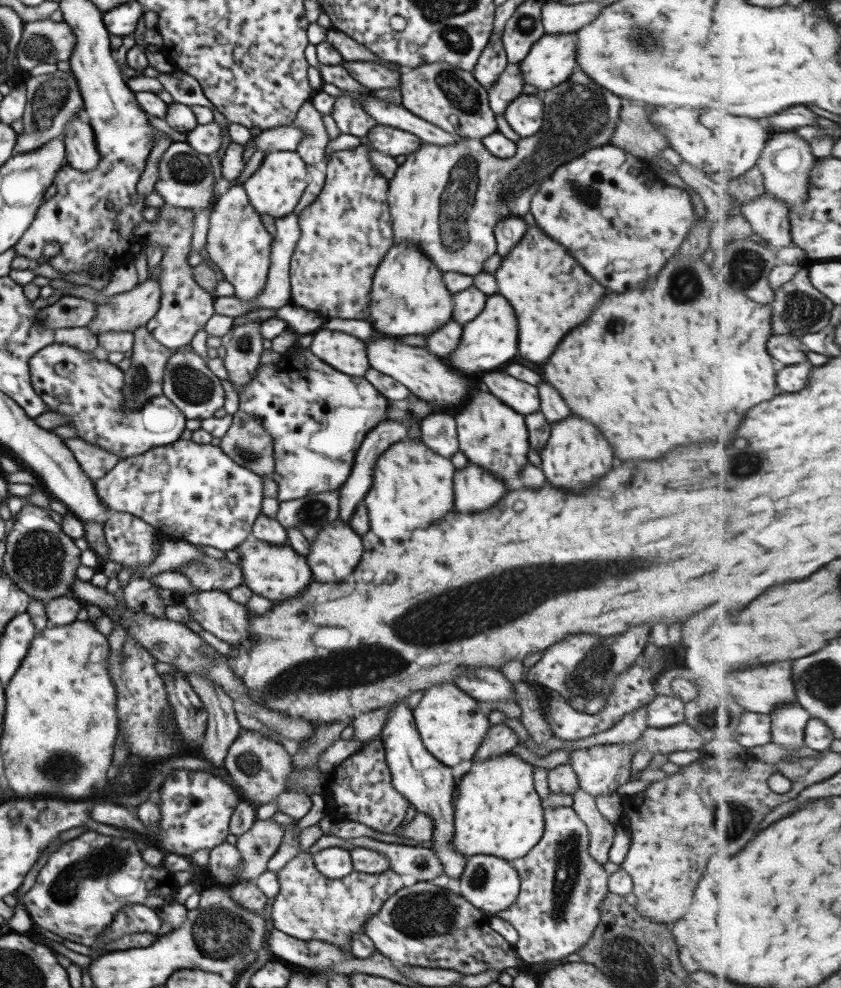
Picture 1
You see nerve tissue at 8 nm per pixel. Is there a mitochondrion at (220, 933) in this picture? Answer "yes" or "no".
yes

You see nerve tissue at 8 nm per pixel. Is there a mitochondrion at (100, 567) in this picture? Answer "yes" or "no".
no

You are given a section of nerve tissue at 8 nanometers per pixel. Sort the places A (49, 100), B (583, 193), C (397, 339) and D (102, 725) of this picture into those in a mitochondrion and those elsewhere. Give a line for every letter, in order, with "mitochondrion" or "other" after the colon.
A: mitochondrion
B: mitochondrion
C: other
D: other

